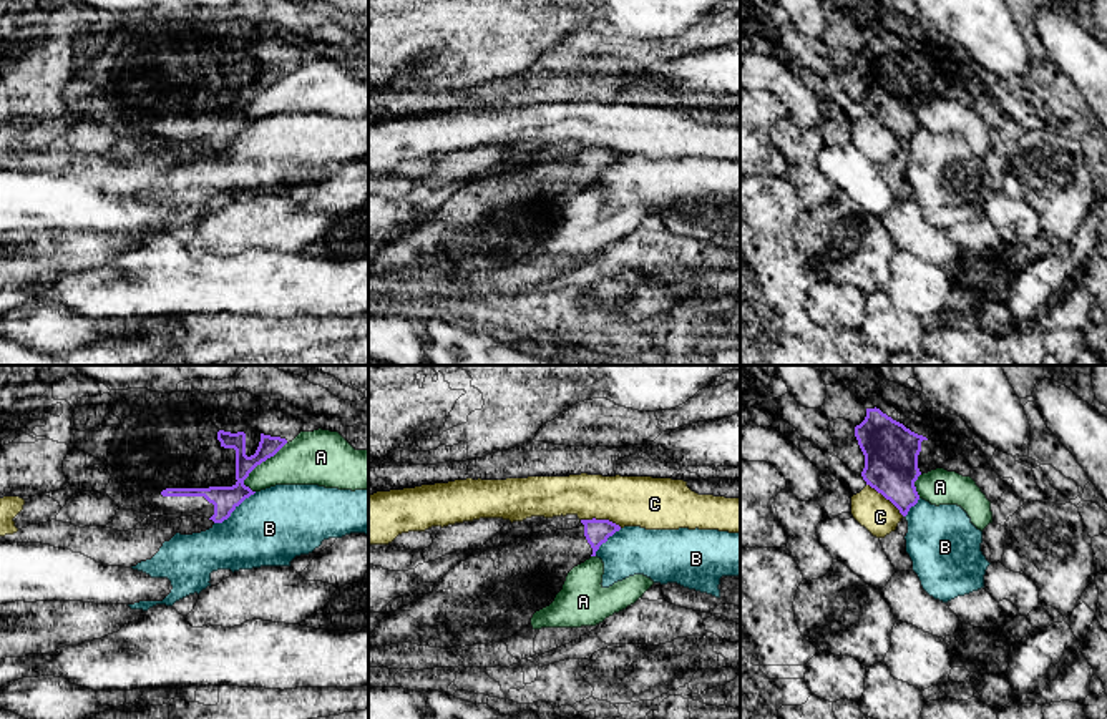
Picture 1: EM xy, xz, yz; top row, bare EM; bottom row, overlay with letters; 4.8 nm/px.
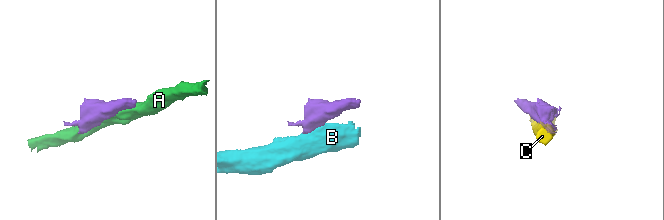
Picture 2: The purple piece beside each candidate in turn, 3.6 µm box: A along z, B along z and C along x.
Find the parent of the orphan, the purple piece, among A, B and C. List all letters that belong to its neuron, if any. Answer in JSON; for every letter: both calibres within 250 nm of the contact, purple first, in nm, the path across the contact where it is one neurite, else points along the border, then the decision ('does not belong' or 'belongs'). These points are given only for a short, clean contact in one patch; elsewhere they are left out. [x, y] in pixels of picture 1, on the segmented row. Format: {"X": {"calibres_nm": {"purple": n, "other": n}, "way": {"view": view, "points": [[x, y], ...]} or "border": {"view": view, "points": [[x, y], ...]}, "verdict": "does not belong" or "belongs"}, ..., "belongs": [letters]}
{"A": {"calibres_nm": {"purple": 130, "other": 260}, "verdict": "does not belong"}, "B": {"calibres_nm": {"purple": 130, "other": 360}, "border": {"view": "xy", "points": [[256, 492], [226, 518], [214, 523]]}, "verdict": "does not belong"}, "C": {"calibres_nm": {"purple": 120, "other": 240}, "verdict": "does not belong"}, "belongs": []}

